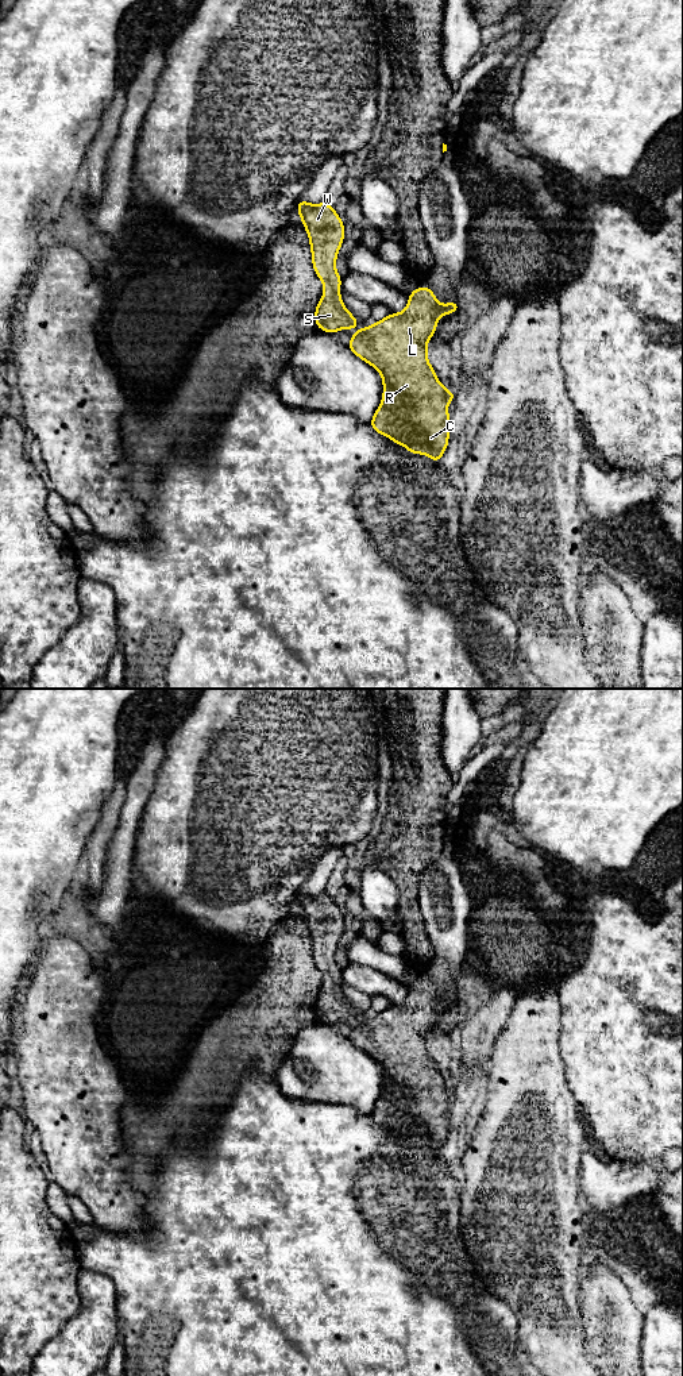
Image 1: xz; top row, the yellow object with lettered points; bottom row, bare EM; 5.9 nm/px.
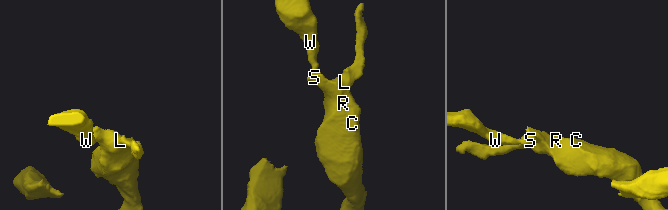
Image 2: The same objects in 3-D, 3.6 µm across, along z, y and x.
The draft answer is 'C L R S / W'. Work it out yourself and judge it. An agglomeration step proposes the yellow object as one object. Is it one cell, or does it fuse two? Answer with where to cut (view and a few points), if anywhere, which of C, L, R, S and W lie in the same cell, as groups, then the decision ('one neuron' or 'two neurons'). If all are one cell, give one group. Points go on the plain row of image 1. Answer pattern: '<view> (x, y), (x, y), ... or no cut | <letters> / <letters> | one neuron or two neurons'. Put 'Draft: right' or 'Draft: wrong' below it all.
no cut | C L R S W | one neuron
Draft: wrong

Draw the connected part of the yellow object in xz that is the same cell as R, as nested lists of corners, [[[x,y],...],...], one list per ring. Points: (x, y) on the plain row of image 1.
[[[420,978],[409,986],[404,1003],[390,1005],[374,1017],[355,1025],[348,1040],[374,1057],[383,1071],[383,1090],[370,1111],[375,1123],[389,1128],[394,1134],[406,1137],[410,1145],[427,1145],[439,1153],[448,1137],[451,1109],[447,1096],[456,1086],[437,1071],[427,1051],[427,1034],[436,1022],[437,1010],[460,999],[458,993],[440,997],[429,979]]]

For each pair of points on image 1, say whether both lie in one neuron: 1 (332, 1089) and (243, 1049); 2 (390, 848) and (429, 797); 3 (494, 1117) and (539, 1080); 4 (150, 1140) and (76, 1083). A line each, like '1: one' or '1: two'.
1: two
2: one
3: one
4: two

